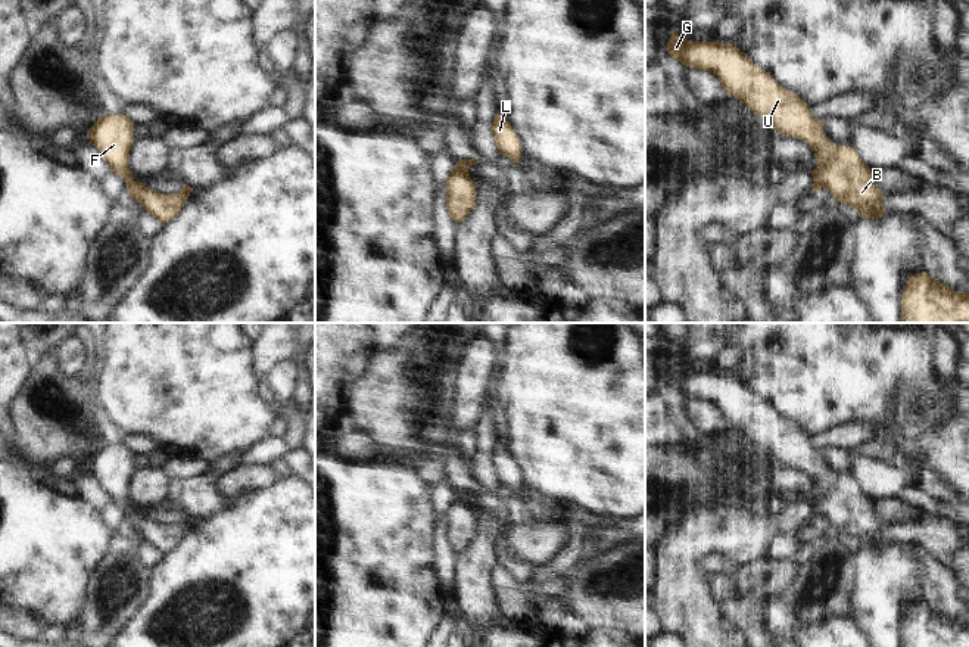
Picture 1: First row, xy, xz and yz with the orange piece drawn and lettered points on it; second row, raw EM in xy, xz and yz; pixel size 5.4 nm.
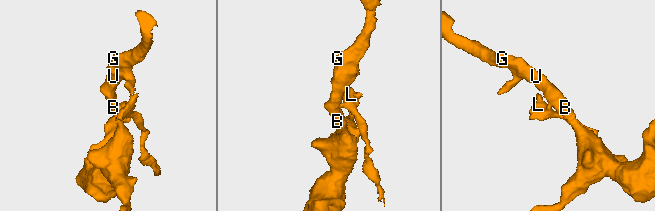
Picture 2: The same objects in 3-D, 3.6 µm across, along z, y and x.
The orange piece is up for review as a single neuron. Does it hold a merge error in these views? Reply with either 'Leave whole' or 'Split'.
Split

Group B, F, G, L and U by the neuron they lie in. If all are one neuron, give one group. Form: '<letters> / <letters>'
B F G U / L

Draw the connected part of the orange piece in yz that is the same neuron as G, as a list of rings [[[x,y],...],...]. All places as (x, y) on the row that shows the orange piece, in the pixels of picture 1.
[[[676,31],[667,41],[667,52],[686,68],[692,66],[716,74],[725,93],[732,94],[745,103],[750,111],[769,119],[779,134],[806,141],[814,150],[817,159],[817,168],[811,172],[813,181],[829,190],[834,199],[857,209],[863,218],[879,220],[885,214],[884,193],[875,186],[870,168],[863,164],[857,150],[829,140],[823,131],[823,121],[813,116],[810,106],[795,93],[779,85],[769,72],[753,63],[744,52],[730,43],[691,41]]]

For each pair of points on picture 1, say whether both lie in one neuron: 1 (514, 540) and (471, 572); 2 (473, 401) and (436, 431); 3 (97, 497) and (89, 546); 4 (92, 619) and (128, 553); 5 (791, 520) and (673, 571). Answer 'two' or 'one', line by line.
1: two
2: two
3: two
4: one
5: one

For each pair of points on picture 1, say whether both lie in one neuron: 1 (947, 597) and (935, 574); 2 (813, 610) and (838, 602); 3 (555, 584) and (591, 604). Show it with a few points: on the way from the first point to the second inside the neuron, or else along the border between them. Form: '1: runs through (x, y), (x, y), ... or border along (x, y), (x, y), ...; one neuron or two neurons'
1: runs through (943, 591), (940, 579); one neuron
2: runs through (819, 604), (832, 602); one neuron
3: border along (573, 569), (566, 587), (555, 596); two neurons

